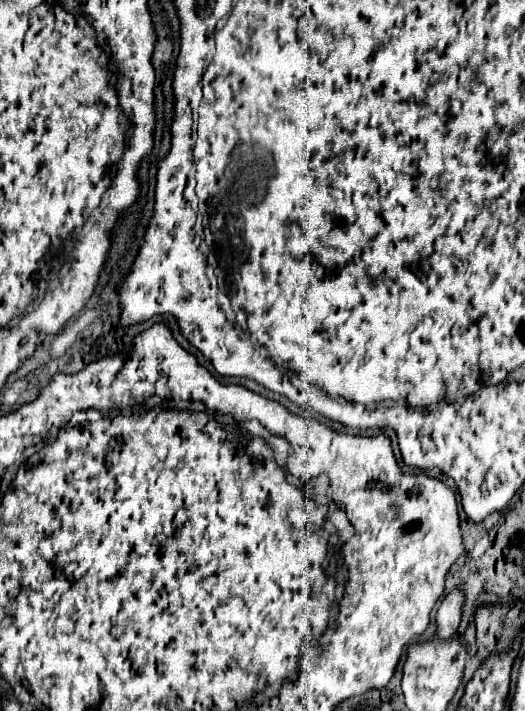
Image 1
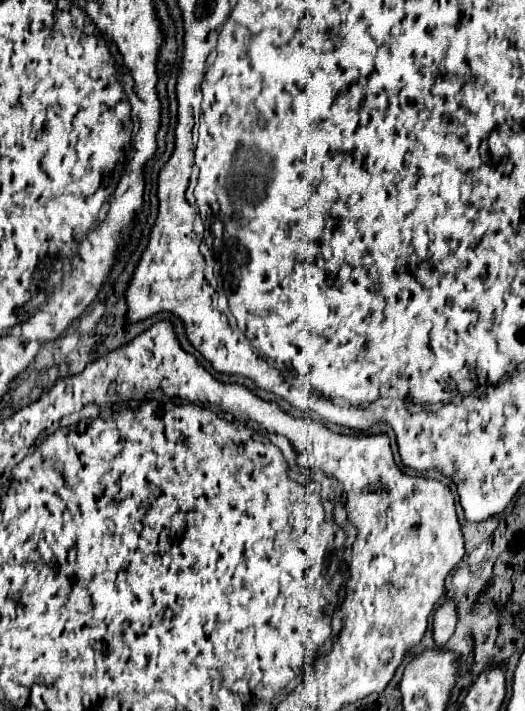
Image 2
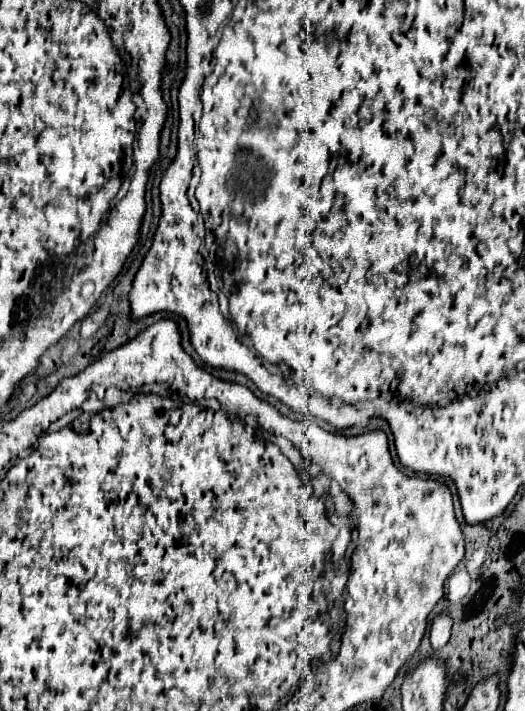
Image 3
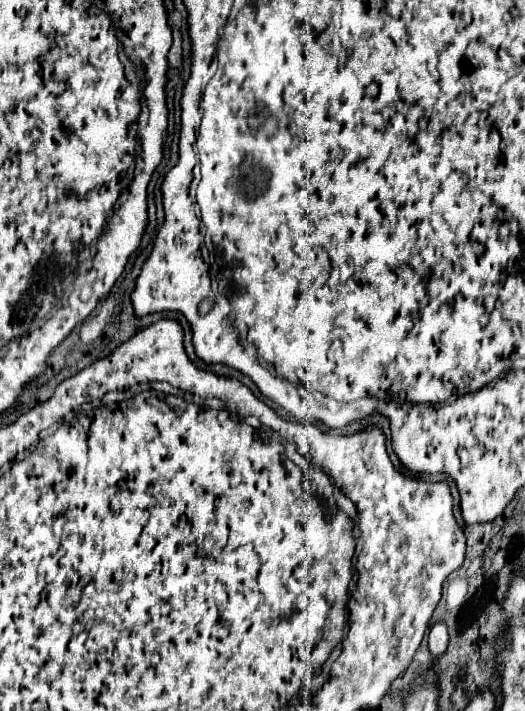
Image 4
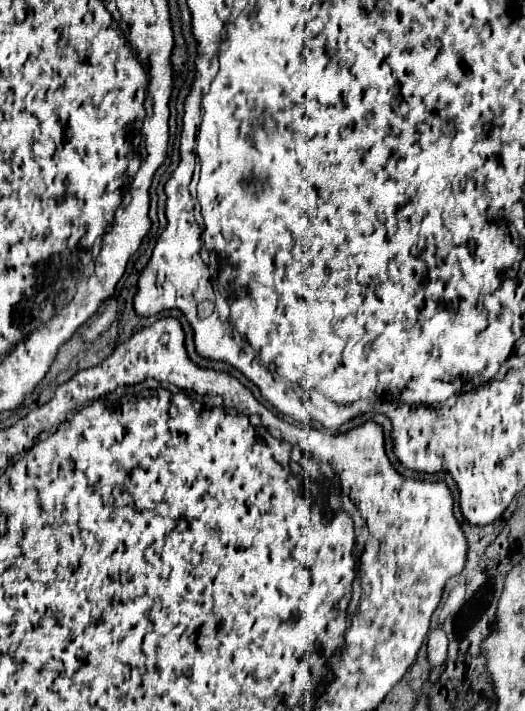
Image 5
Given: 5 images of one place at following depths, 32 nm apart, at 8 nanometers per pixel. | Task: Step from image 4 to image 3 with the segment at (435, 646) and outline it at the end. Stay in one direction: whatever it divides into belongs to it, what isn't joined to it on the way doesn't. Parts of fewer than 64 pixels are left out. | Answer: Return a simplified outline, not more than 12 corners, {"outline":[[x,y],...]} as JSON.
{"outline":[[448,610],[434,616],[430,628],[434,652],[446,646],[452,632]]}

